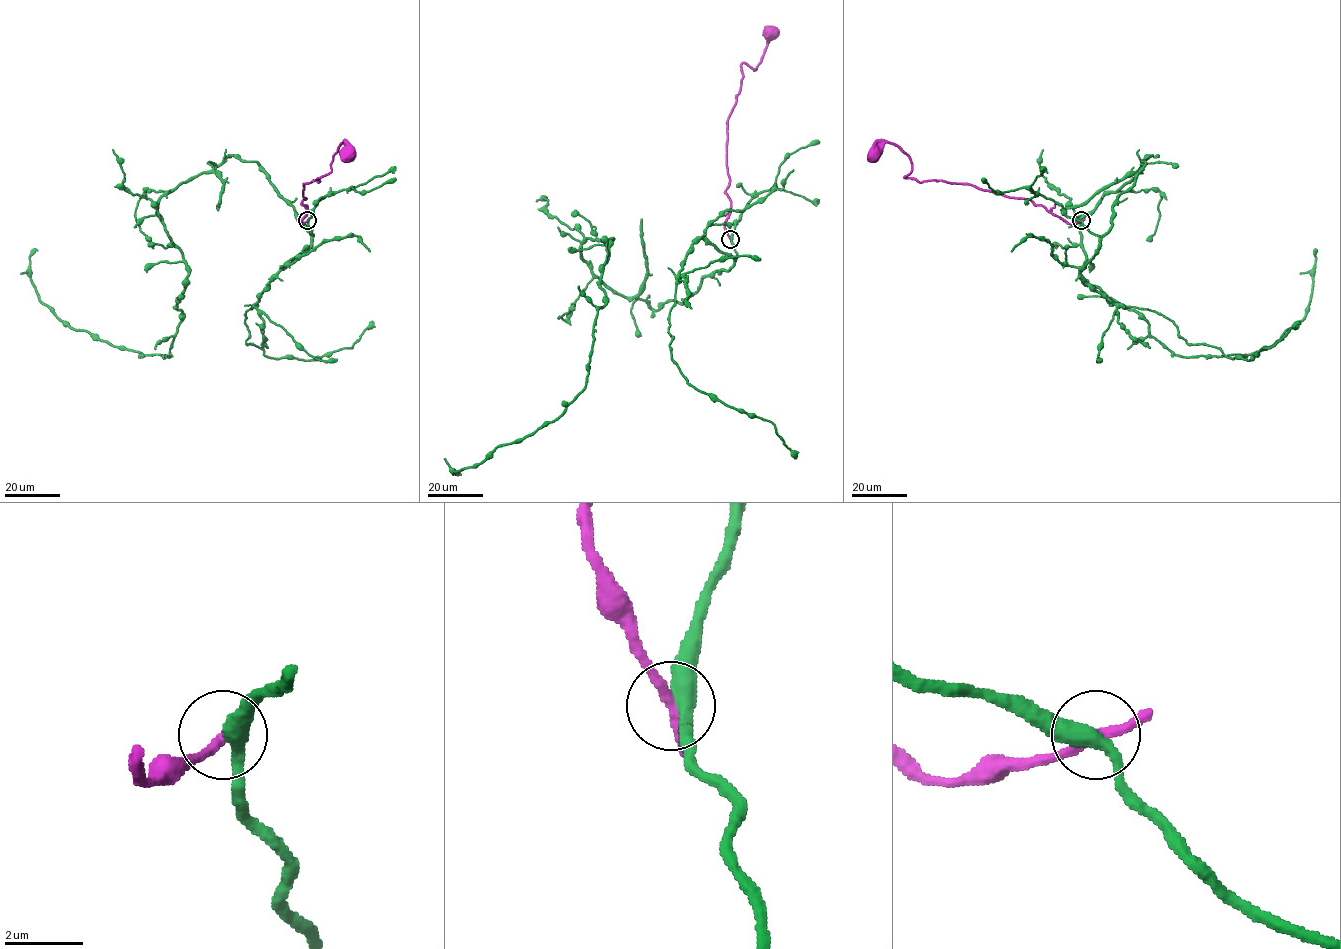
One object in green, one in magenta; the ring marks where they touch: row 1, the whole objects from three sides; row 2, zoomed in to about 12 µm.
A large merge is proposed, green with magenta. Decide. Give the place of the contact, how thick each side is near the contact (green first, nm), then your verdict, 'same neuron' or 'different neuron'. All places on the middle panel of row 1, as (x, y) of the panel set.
(730, 239) | 400/260 nm | different neuron

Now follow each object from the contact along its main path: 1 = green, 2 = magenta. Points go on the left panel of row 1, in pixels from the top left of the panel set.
1: (307, 220), (311, 235), (233, 155), (161, 197), (188, 272), (169, 357), (61, 321), (31, 279), (37, 249)
2: (307, 220), (301, 224), (304, 184), (331, 171), (344, 141), (346, 153)

